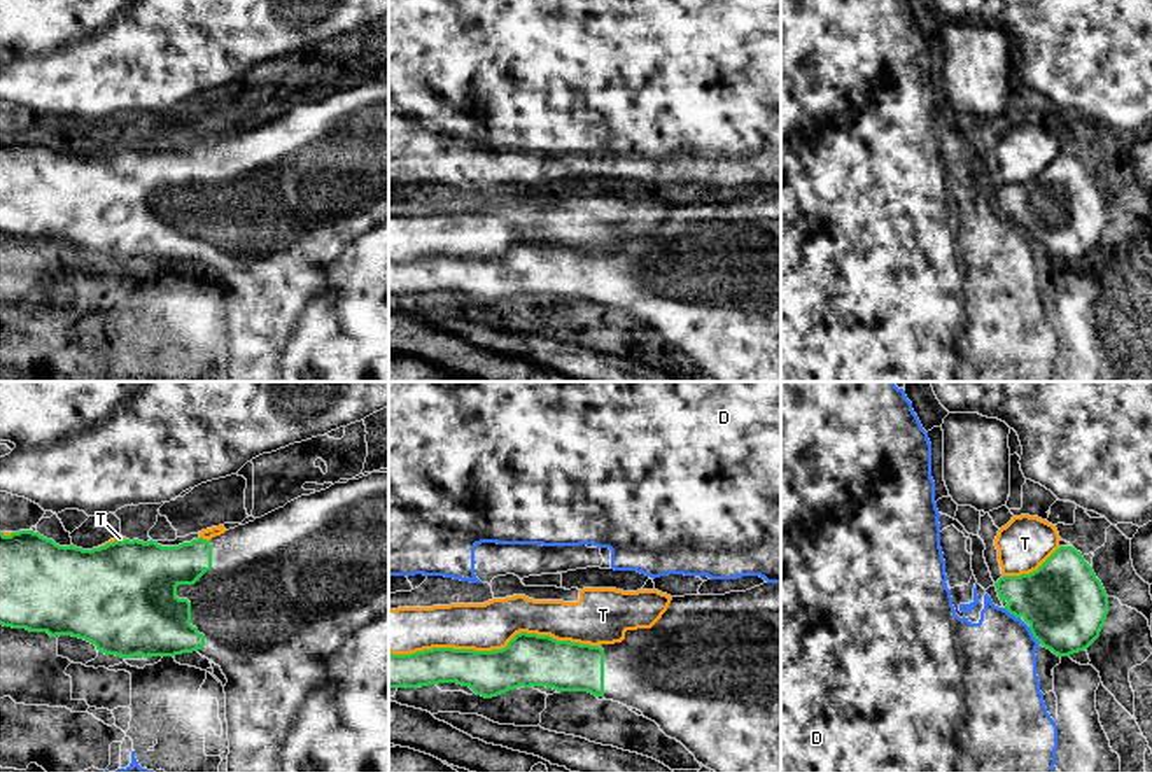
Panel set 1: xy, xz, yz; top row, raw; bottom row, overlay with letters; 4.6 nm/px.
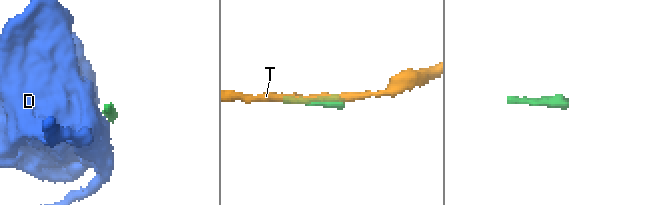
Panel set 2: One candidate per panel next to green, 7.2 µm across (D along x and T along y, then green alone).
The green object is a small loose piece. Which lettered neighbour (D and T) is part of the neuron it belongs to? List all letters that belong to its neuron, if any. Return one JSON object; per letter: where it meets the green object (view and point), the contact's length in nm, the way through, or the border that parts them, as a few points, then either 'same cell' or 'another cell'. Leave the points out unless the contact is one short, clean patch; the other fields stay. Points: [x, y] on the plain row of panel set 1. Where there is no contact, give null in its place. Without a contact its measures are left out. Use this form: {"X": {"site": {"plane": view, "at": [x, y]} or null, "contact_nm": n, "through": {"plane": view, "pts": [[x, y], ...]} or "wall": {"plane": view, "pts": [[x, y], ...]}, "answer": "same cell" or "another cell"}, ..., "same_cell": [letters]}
{"D": {"site": {"plane": "yz", "at": [1011, 221]}, "contact_nm": 100, "wall": {"plane": "yz", "pts": [[1002, 216], [1019, 226]]}, "answer": "another cell"}, "T": {"site": {"plane": "xz", "at": [492, 258]}, "contact_nm": 950, "answer": "another cell"}, "same_cell": []}

